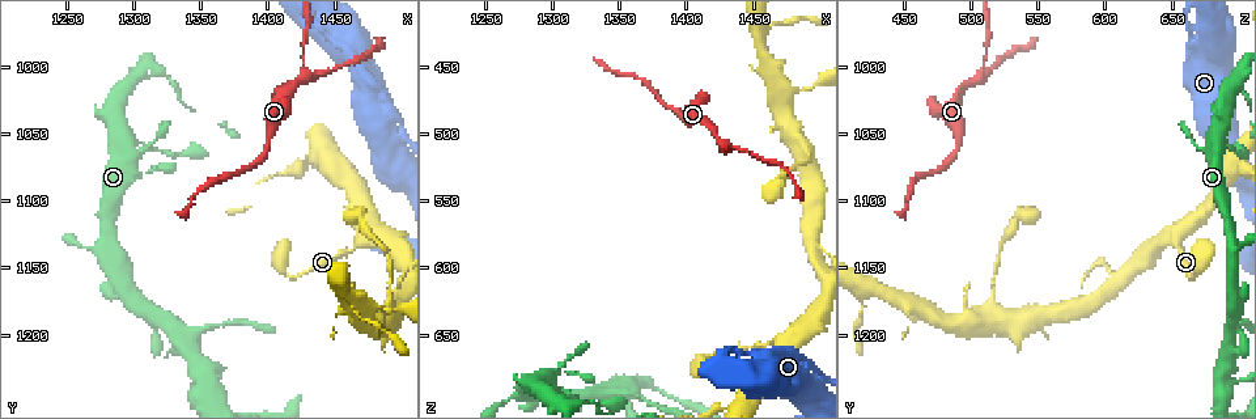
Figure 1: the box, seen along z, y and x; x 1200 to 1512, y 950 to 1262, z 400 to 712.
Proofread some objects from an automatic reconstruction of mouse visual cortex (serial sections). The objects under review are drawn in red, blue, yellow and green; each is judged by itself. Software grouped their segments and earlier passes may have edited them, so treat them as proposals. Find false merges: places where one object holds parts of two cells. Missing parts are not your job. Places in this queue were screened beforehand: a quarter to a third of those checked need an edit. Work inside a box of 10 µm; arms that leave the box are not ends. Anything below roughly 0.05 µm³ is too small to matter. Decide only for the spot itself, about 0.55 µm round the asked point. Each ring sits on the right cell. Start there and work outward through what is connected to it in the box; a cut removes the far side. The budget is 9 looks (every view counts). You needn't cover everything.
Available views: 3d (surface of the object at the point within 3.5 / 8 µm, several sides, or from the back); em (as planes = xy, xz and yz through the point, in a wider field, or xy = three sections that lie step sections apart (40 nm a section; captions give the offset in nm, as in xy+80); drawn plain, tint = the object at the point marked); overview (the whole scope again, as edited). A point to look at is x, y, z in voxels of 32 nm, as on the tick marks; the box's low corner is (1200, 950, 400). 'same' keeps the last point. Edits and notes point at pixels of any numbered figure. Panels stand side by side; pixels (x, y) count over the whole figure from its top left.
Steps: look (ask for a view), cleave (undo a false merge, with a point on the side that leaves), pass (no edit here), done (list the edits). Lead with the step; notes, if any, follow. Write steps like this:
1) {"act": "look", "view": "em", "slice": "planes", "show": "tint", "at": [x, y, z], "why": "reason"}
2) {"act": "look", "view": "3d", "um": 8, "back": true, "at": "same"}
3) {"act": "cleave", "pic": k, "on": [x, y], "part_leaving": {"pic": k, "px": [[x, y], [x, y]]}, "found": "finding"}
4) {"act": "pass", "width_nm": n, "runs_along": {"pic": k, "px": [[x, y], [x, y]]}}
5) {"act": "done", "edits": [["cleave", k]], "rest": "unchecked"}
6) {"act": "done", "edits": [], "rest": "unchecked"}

{"act": "look", "view": "3d", "um": 3.5, "at": [1428, 1006, 504], "why": "branch point"}

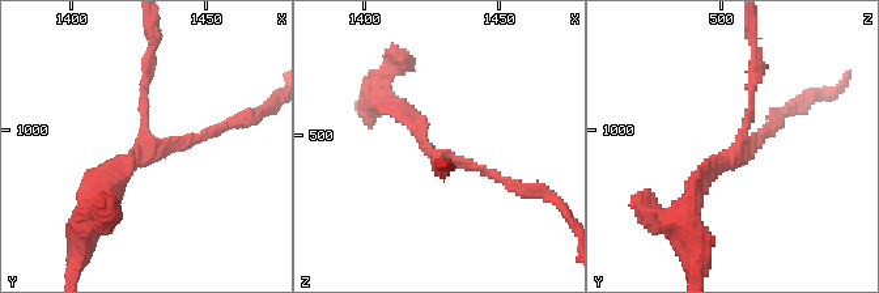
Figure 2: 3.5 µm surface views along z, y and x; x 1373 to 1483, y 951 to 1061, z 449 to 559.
{"act": "look", "view": "em", "slice": "xy", "step": 5, "show": "tint", "at": [1426, 1008, 506], "why": "need the tissue"}

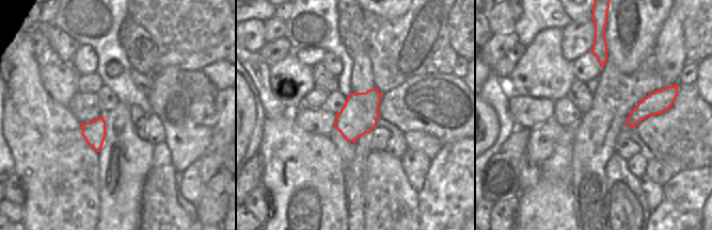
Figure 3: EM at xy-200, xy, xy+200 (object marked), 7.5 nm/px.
{"act": "cleave", "pic": 2, "on": [144, 89], "part_leaving": {"pic": 2, "px": [[144, 139], [144, 75], [152, 34]]}, "found": "a second cell is stuck on"}

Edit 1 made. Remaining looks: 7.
{"act": "look", "view": "overview"}

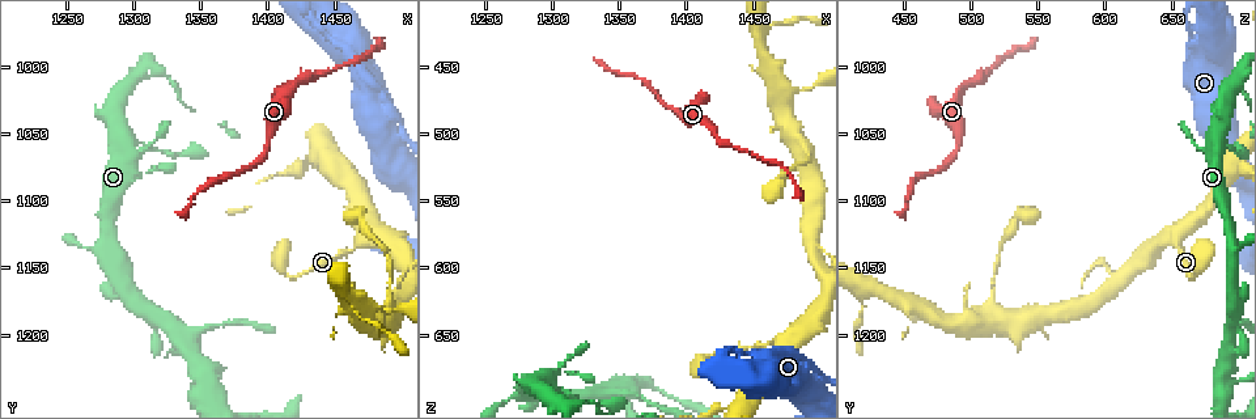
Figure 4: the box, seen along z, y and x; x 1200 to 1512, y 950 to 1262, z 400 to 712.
{"act": "look", "view": "3d", "um": 3.5, "at": [1456, 986, 664], "why": "calibre changes"}

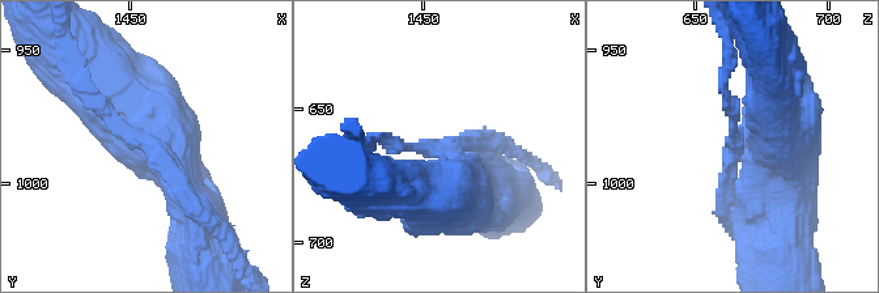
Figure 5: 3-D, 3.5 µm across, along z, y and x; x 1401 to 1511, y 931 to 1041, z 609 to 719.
{"act": "look", "view": "em", "slice": "planes", "show": "tint", "at": [1457, 984, 665], "arms": 4, "arm_widths_nm": [150, 200, 450, 800]}

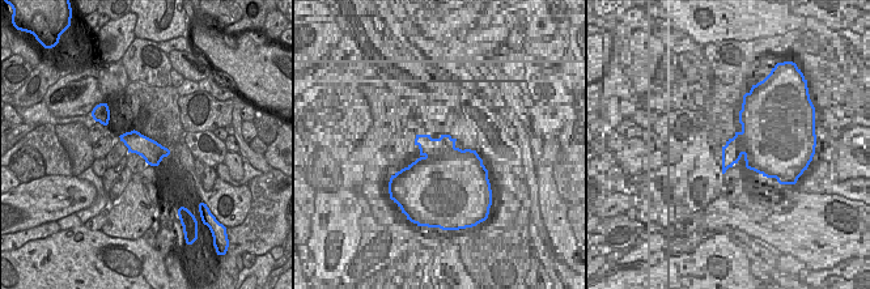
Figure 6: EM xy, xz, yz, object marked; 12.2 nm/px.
{"act": "cleave", "pic": 5, "on": [726, 191], "width_nm": 280, "part_leaving": {"pic": 5, "px": [[737, 140], [723, 189], [730, 224]]}, "found": "two cells meet here"}

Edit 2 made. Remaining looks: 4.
{"act": "look", "view": "overview", "why": "see it whole again"}

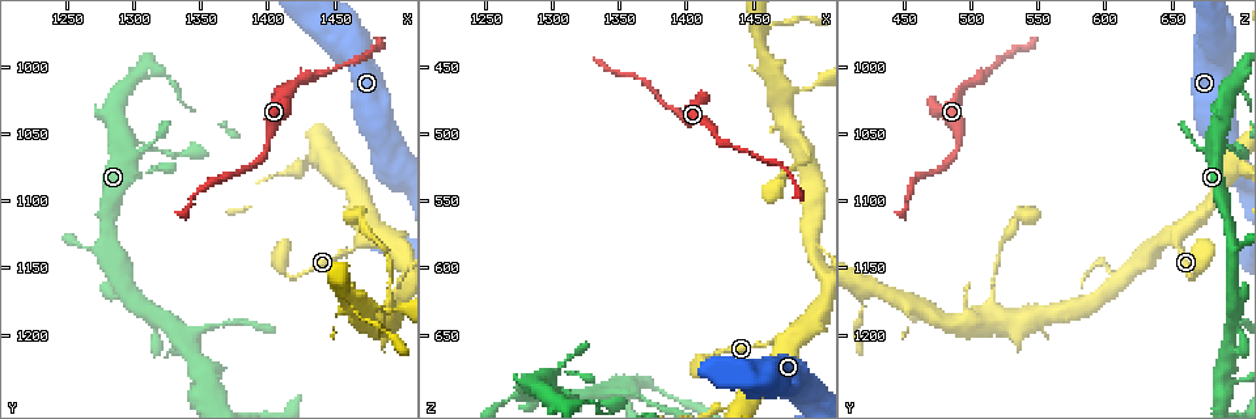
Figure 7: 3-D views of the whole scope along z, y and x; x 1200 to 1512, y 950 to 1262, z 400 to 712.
{"act": "look", "view": "3d", "um": 3.5, "back": true, "at": [1302, 1058, 692], "why": "three-way junction"}

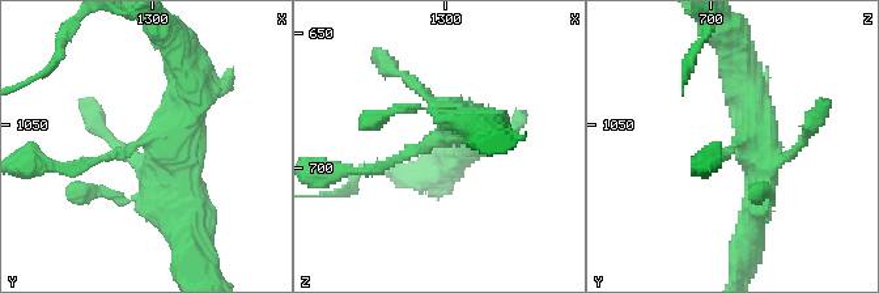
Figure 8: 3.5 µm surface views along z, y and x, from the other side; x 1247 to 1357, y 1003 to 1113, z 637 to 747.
{"act": "look", "view": "em", "slice": "xy", "step": 2, "show": "tint", "at": [1304, 1056, 691], "arms": 3, "arm_widths_nm": [150, 300, 450], "why": "need the tissue"}

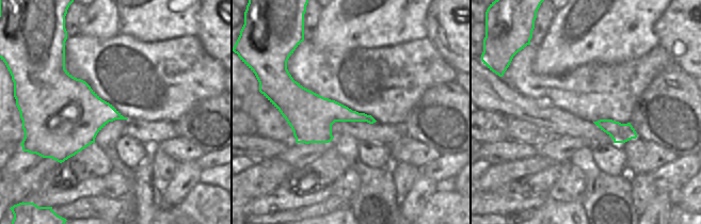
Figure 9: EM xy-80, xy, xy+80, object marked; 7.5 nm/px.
{"act": "pass", "width_nm": 260, "runs_along": {"pic": 8, "px": [[478, 122], [385, 166], [361, 169]]}, "found": "one cell here"}

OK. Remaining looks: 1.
{"act": "done", "edits": [["cleave", 2], ["cleave", 5]], "rest": "unchecked"}

